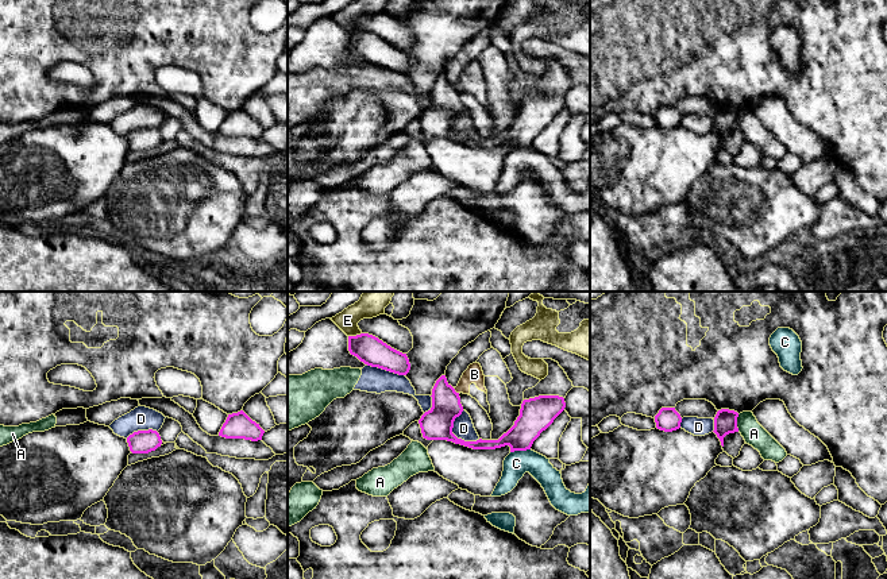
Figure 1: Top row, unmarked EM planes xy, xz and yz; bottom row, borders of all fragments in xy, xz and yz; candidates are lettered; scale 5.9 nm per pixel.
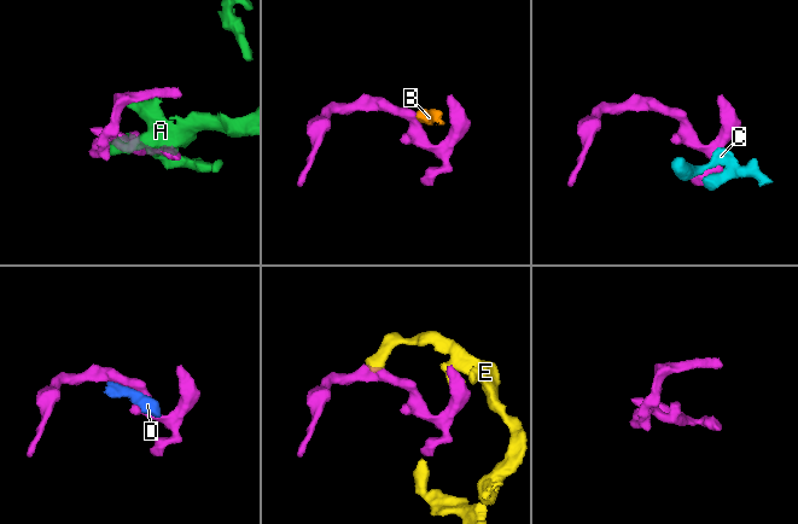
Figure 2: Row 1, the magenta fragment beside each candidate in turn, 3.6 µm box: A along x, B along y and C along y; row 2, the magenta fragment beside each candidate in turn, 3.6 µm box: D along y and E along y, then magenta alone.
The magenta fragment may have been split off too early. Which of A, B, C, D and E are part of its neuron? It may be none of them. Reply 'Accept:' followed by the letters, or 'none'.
Accept: none

